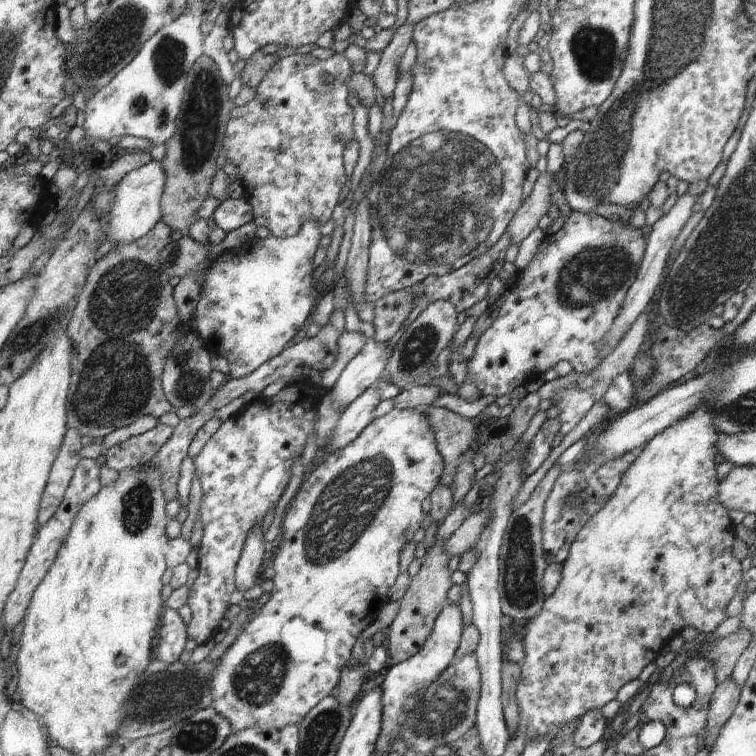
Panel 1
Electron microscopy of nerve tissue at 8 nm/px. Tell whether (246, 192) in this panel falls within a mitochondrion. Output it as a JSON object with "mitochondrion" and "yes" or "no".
{"mitochondrion":"no"}

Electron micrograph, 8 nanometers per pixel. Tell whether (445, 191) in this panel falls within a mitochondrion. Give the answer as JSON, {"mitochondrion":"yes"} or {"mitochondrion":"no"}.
{"mitochondrion":"yes"}

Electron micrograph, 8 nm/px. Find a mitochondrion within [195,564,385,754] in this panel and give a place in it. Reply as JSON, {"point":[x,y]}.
{"point":[263,675]}

